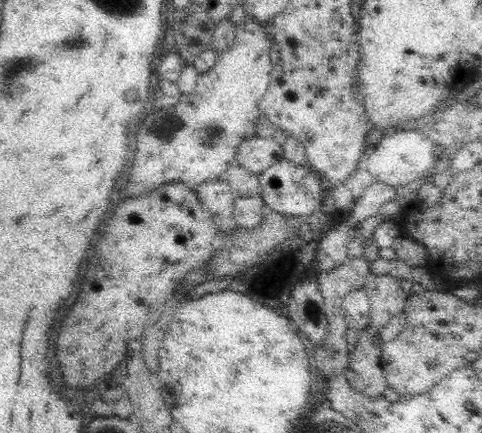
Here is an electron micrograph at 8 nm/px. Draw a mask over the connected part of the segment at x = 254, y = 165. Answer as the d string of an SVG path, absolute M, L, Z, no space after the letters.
M256 135L243 140L236 150L233 164L238 164L250 173L260 174L264 168L284 159L284 149L272 137L261 138Z

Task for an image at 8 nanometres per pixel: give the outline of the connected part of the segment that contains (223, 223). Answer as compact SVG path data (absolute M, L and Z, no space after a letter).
M220 178L215 181L206 181L195 191L204 209L212 213L220 232L226 232L226 234L218 234L218 238L229 235L231 231L239 228L233 219L233 202L236 196L232 194L228 181L222 181Z

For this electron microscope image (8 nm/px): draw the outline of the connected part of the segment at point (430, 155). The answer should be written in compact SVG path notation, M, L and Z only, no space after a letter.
M411 126L382 137L382 140L365 155L363 166L377 181L382 181L394 188L406 186L409 182L425 177L425 174L434 166L438 159L434 151L435 145L418 129Z

